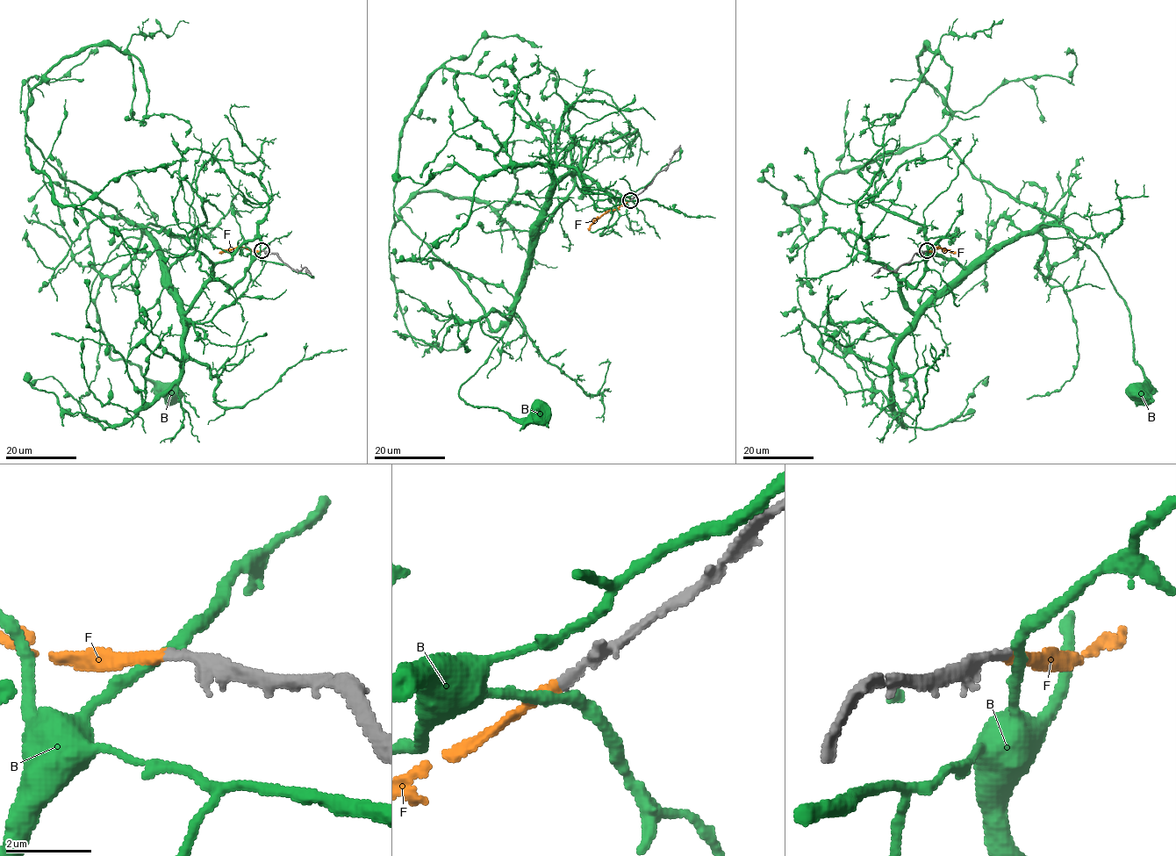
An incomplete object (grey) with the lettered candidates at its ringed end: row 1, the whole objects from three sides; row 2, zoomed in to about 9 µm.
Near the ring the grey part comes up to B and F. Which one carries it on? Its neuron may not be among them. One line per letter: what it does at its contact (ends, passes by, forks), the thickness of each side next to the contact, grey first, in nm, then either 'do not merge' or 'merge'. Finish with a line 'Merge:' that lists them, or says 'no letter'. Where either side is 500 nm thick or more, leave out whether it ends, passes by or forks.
B: it passes by; 220 nm thick on the grey side, 280 nm on the other; do not merge
F: it ends there; 220 nm thick on the grey side, 240 nm on the other; merge
Merge: F

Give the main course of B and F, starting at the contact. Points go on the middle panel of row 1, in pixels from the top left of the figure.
B: (631, 200), (577, 174), (552, 188), (508, 327), (460, 389), (468, 404), (515, 419), (538, 412)
F: (631, 200), (605, 212), (589, 231)

